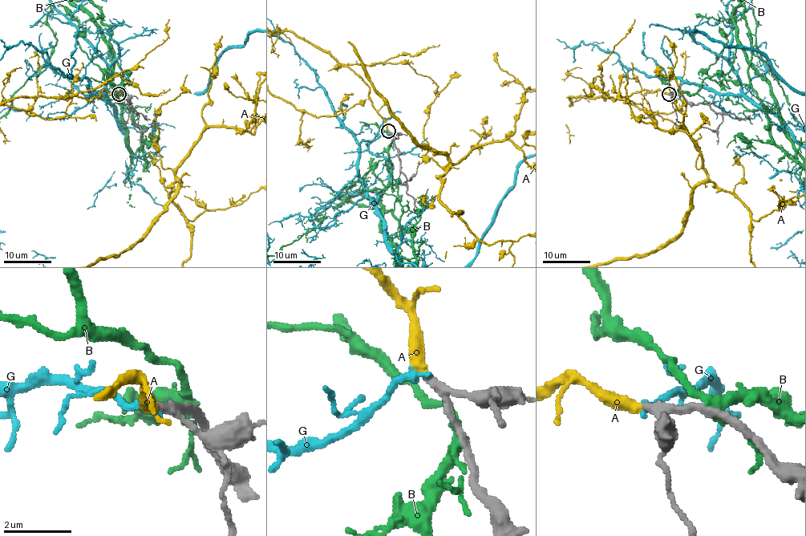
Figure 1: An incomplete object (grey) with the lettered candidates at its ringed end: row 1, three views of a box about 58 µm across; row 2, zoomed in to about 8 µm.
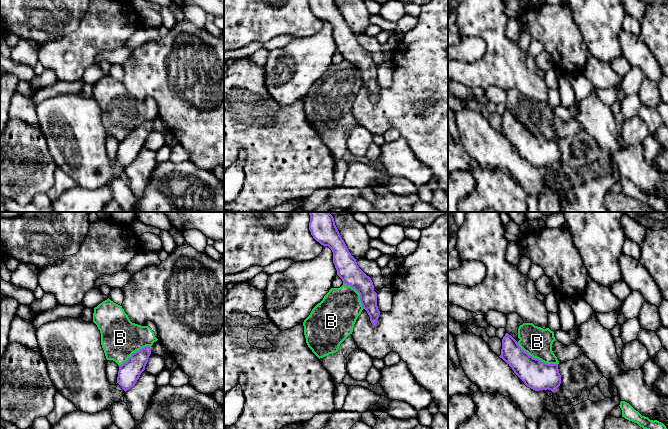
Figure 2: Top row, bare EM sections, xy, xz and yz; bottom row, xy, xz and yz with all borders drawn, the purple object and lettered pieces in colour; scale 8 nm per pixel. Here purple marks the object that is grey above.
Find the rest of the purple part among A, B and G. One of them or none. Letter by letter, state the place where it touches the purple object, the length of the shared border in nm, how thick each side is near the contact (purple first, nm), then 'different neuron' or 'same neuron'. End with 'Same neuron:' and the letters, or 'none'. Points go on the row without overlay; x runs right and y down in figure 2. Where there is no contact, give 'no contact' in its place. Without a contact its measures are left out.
A: no contact; same neuron
B: meets purple in yz at (537, 135); contact 380 nm long; 240 nm thick on the purple side, 240 nm on the other; different neuron
G: no contact; different neuron
Same neuron: A

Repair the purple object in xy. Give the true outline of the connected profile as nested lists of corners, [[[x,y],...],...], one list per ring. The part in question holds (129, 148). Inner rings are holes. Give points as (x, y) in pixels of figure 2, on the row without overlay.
[[[146,122],[133,129],[126,138],[119,142],[117,159],[126,168],[134,163],[141,149],[145,146],[151,130],[151,123]]]

